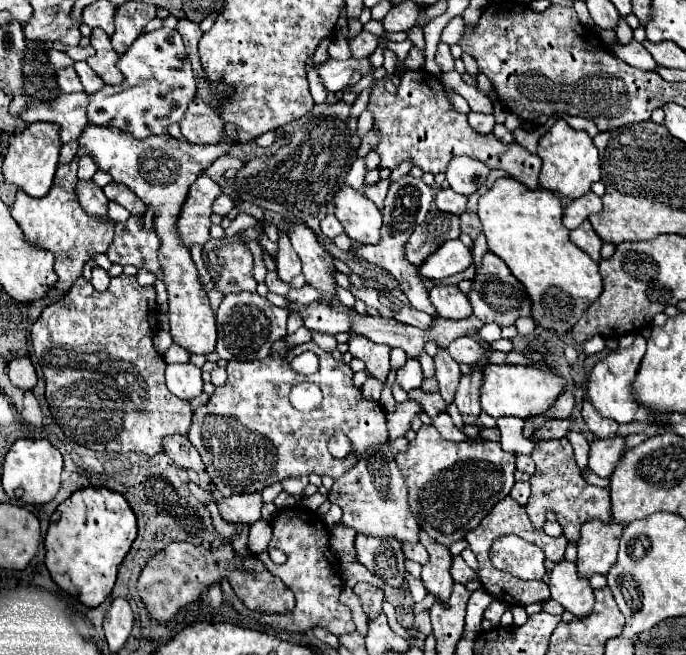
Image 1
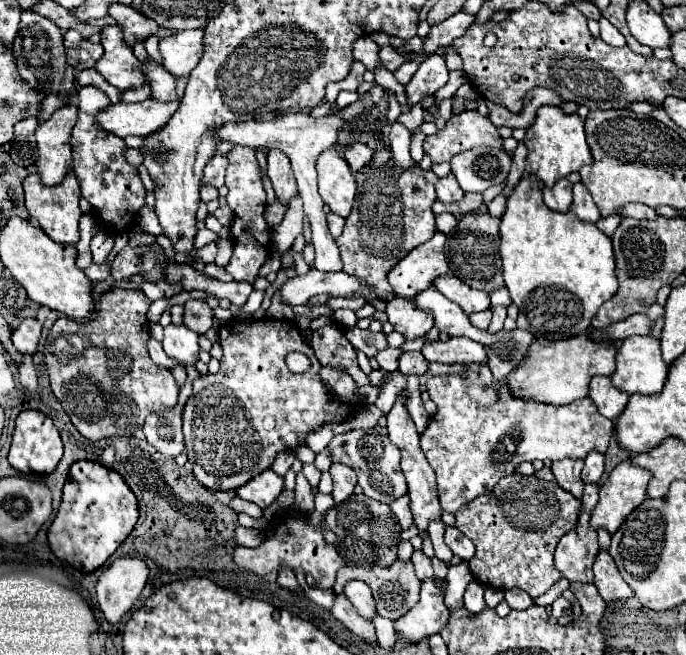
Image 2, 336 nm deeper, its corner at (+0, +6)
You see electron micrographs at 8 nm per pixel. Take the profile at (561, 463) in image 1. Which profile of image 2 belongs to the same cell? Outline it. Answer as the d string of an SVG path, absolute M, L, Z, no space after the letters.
M559 460L559 462L553 462L551 466L557 478L557 484L563 490L571 492L575 498L581 498L583 494L583 482L579 478L581 468L583 468L583 460Z

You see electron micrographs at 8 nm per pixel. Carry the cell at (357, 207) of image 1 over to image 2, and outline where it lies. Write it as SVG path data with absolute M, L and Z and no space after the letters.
M329 148L323 150L323 154L319 154L317 172L319 172L319 194L323 202L331 208L333 214L347 218L357 192L351 168L333 148Z

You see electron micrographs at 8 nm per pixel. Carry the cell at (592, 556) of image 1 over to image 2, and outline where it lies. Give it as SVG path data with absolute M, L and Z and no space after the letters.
M631 460L615 466L599 490L599 502L593 508L591 526L595 530L607 528L613 534L623 520L647 498L649 480L651 472L641 466L633 466Z

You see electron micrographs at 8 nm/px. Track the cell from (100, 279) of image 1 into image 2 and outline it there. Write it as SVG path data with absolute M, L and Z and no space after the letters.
M103 262L103 264L91 264L87 270L85 270L85 274L93 280L93 282L99 282L99 280L105 280L105 278L109 278L109 264L107 262Z

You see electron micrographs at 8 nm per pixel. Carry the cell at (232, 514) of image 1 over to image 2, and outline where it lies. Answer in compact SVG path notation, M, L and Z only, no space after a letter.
M271 468L265 470L263 474L257 474L255 478L251 478L251 482L247 482L247 486L237 488L237 496L257 504L259 508L267 508L273 500L277 500L277 496L283 492L283 476L275 474Z

